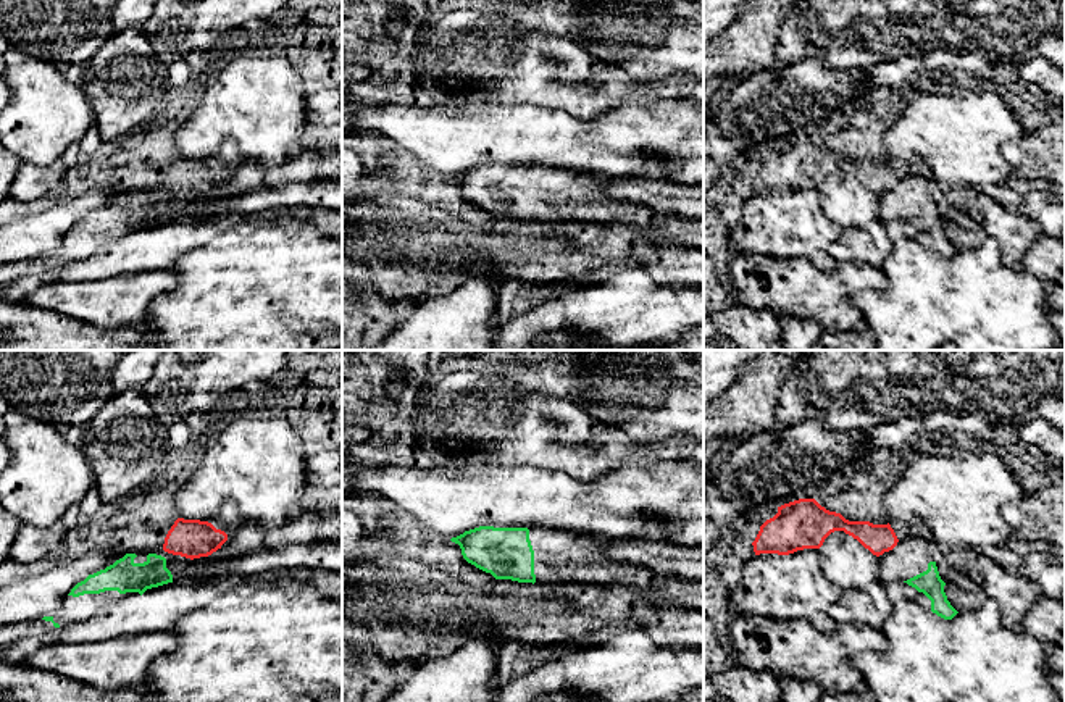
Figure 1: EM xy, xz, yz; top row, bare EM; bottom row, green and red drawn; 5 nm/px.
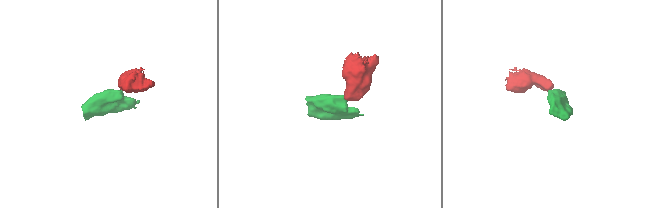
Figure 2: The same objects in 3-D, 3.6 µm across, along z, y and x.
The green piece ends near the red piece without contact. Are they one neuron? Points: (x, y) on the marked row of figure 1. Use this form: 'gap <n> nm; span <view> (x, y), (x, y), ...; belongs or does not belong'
gap 30 nm; span xy (163, 557), (165, 551); does not belong

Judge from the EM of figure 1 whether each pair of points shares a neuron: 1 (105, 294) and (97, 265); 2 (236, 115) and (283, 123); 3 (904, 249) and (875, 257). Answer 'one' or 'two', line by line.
1: two
2: one
3: two

